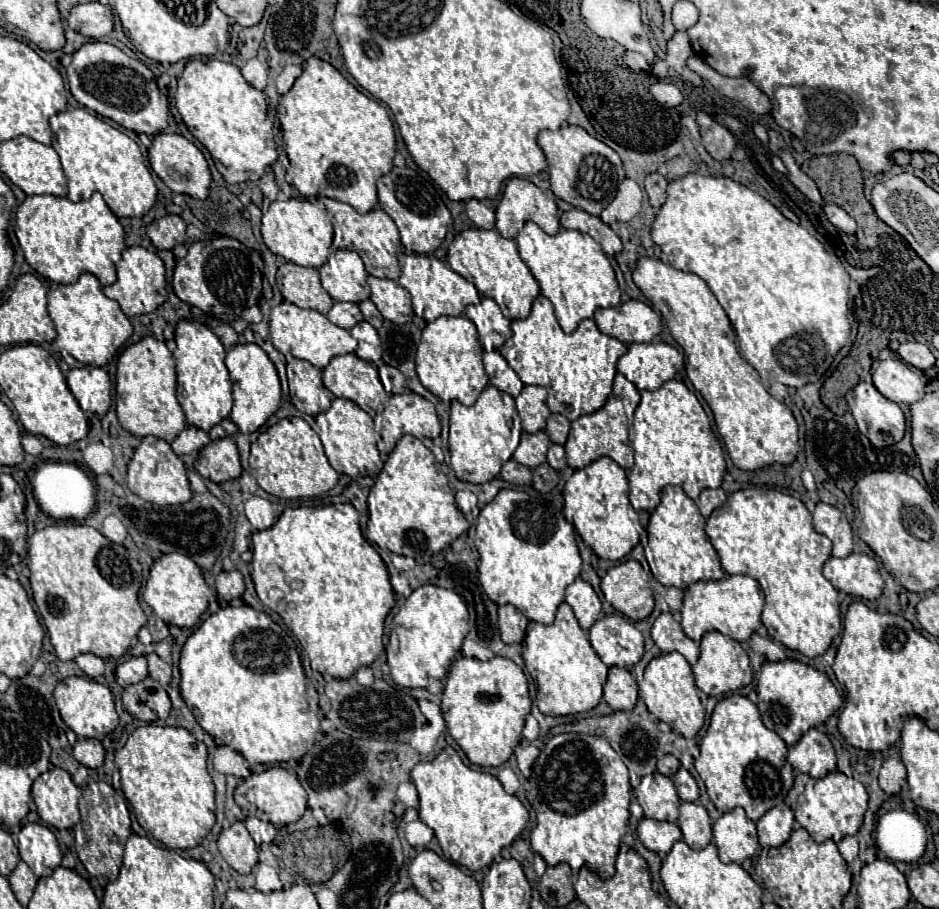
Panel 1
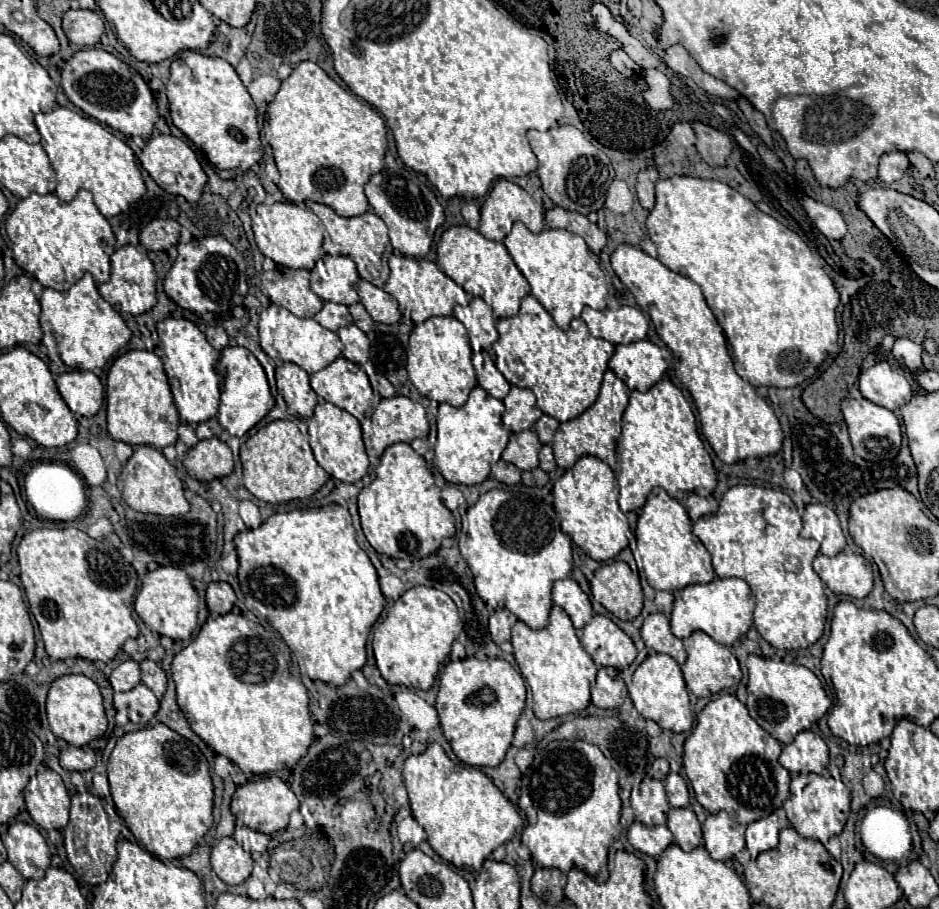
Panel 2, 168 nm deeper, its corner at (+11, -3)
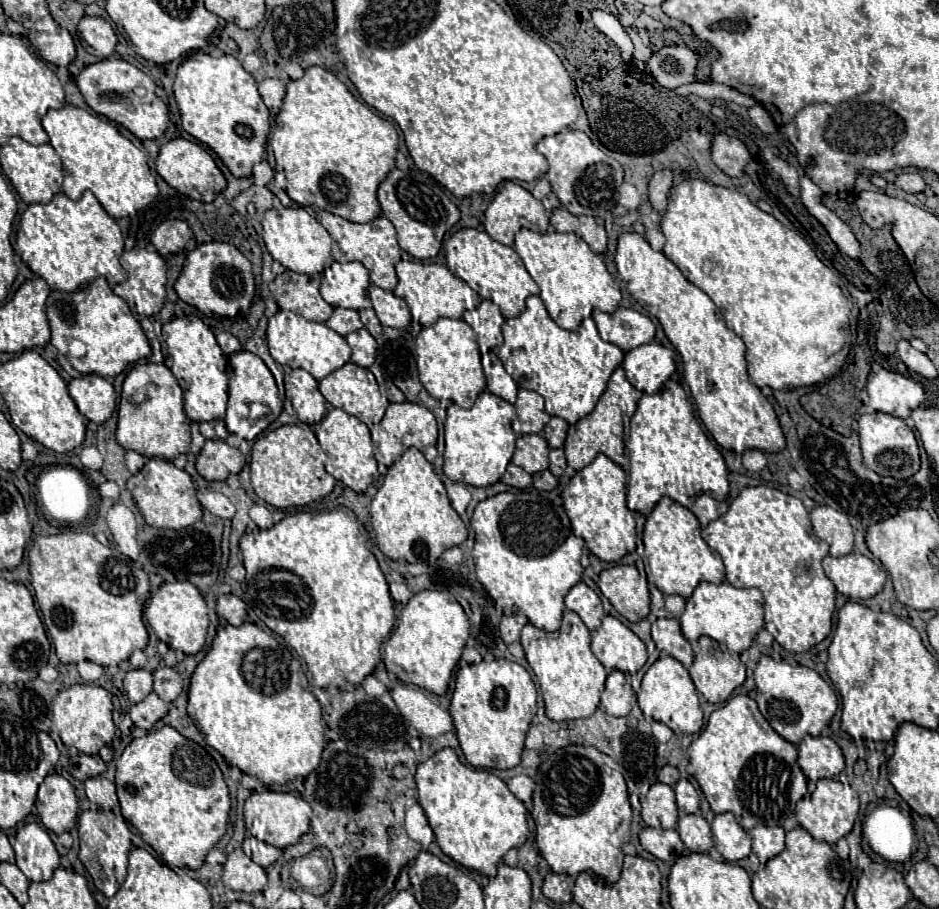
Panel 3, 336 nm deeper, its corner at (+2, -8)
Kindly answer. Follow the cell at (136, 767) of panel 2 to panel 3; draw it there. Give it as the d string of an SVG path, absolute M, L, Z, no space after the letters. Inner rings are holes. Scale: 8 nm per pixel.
M161 727L141 739L133 739L117 761L117 795L123 817L139 831L141 839L153 847L157 857L169 867L199 869L207 851L225 835L229 823L229 791L215 759L195 741L183 737L173 727Z

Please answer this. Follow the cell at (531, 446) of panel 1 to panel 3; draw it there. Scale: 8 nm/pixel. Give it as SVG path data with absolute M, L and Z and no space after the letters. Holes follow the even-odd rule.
M521 435L511 463L523 467L527 473L539 473L549 467L549 445L543 435Z

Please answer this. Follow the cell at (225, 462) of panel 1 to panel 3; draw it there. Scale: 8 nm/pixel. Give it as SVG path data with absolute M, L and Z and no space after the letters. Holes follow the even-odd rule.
M207 439L197 455L197 473L207 481L225 481L229 475L237 475L245 465L245 455L227 445L223 439Z

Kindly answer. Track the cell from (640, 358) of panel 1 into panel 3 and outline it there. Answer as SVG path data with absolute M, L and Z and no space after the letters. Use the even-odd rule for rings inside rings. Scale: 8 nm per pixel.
M647 343L625 353L623 369L629 383L643 393L657 393L675 371L675 353L659 343Z

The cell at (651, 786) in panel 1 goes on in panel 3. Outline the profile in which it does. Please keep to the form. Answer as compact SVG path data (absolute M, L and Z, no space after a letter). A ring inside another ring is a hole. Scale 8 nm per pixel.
M655 783L641 801L641 817L649 827L673 829L678 821L673 789L665 783Z

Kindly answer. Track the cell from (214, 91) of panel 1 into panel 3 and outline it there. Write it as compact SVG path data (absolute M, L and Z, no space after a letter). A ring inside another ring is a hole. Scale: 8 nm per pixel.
M193 51L177 69L173 83L183 129L207 145L227 165L231 175L249 177L253 165L263 161L269 135L269 111L257 91L255 79L233 55L211 57Z

